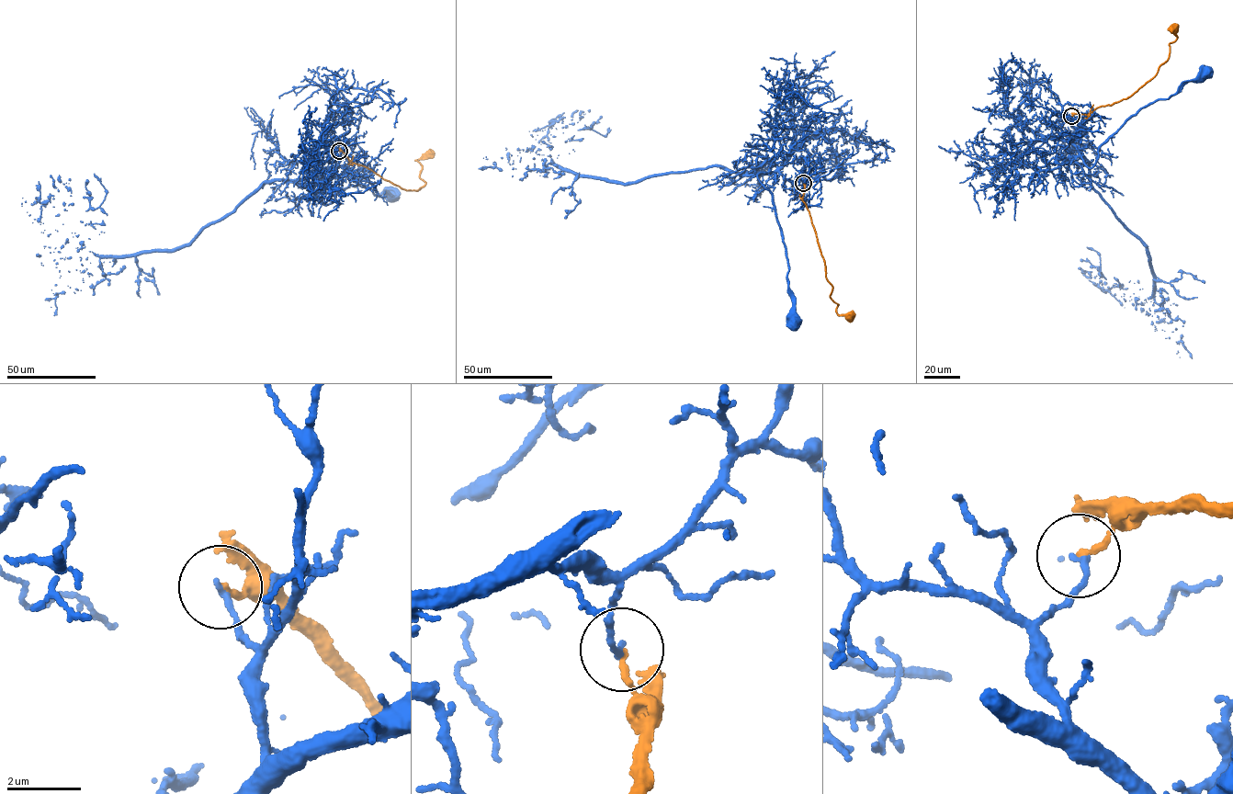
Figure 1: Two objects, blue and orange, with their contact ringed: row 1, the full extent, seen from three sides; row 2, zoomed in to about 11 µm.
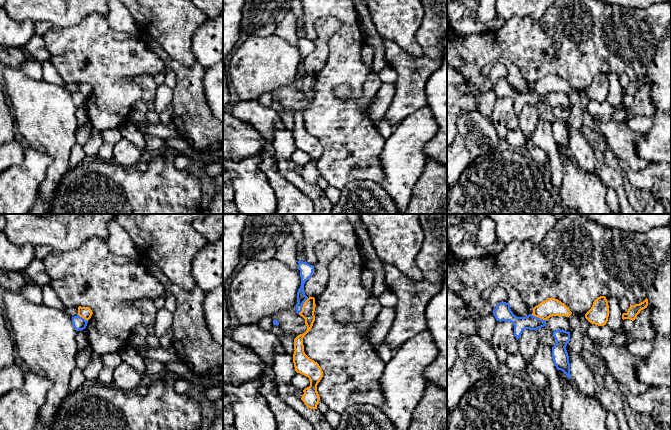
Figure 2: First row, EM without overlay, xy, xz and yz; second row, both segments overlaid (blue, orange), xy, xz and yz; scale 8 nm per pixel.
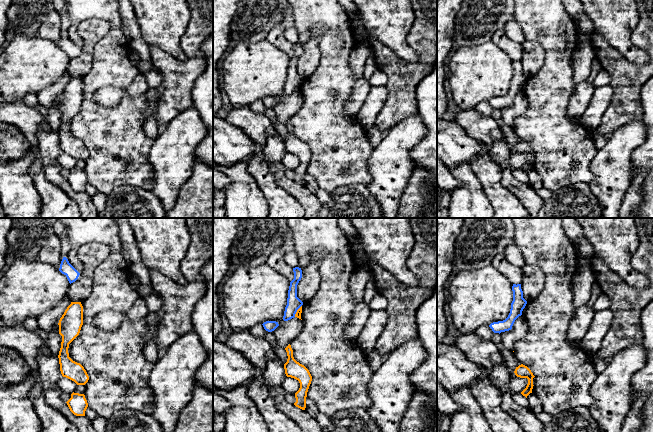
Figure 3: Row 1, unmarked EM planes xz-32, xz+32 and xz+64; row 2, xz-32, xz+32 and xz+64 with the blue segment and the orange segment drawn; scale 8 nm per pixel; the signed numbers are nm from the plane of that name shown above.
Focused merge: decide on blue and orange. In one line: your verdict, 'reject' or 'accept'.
reject

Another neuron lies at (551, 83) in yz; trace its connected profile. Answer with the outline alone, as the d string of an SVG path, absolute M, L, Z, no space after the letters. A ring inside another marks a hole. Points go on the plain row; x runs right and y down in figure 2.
M549 74L533 84L532 91L543 96L552 92L566 92L572 90L570 85L561 77L555 74Z

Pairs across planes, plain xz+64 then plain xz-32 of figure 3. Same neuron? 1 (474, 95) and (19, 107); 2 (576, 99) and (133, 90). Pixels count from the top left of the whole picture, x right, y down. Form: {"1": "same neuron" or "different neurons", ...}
{"1": "different neurons", "2": "same neuron"}

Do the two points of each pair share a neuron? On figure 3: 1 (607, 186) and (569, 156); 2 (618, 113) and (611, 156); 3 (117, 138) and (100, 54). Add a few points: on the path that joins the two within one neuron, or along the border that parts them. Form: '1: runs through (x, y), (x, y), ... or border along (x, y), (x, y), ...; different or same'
1: border along (596, 153), (590, 166), (594, 179), (589, 184); different
2: border along (636, 119), (616, 128), (611, 133); different
3: runs through (96, 117), (89, 110), (89, 88), (99, 75); same

